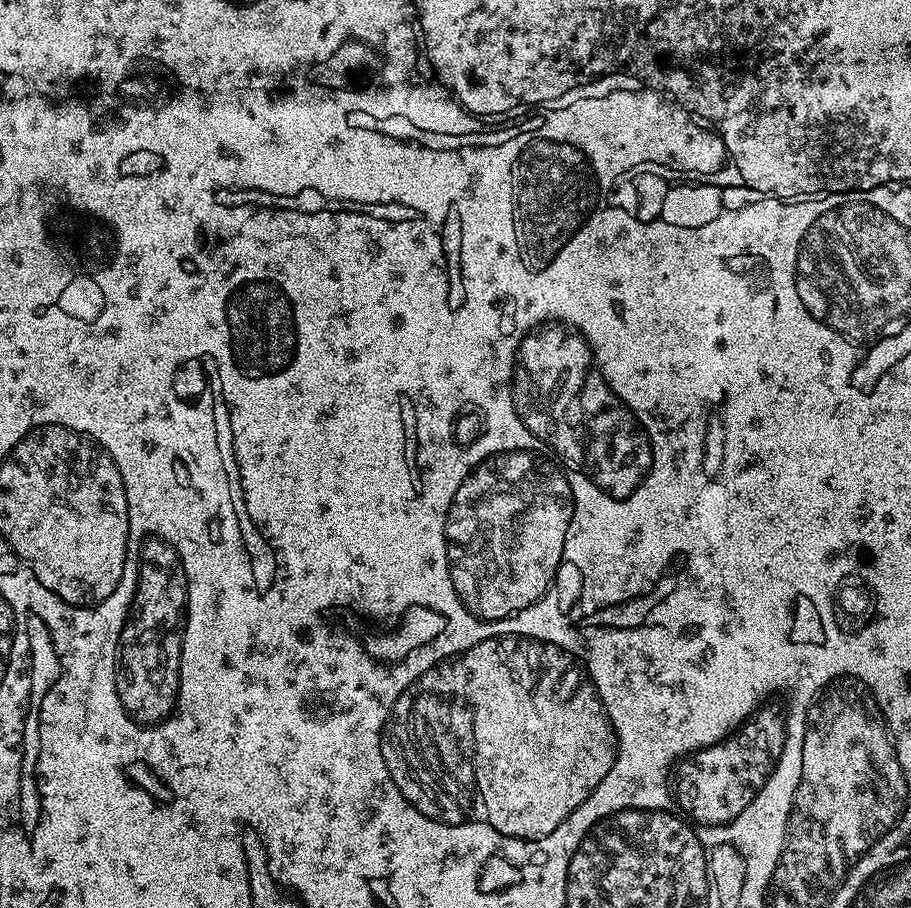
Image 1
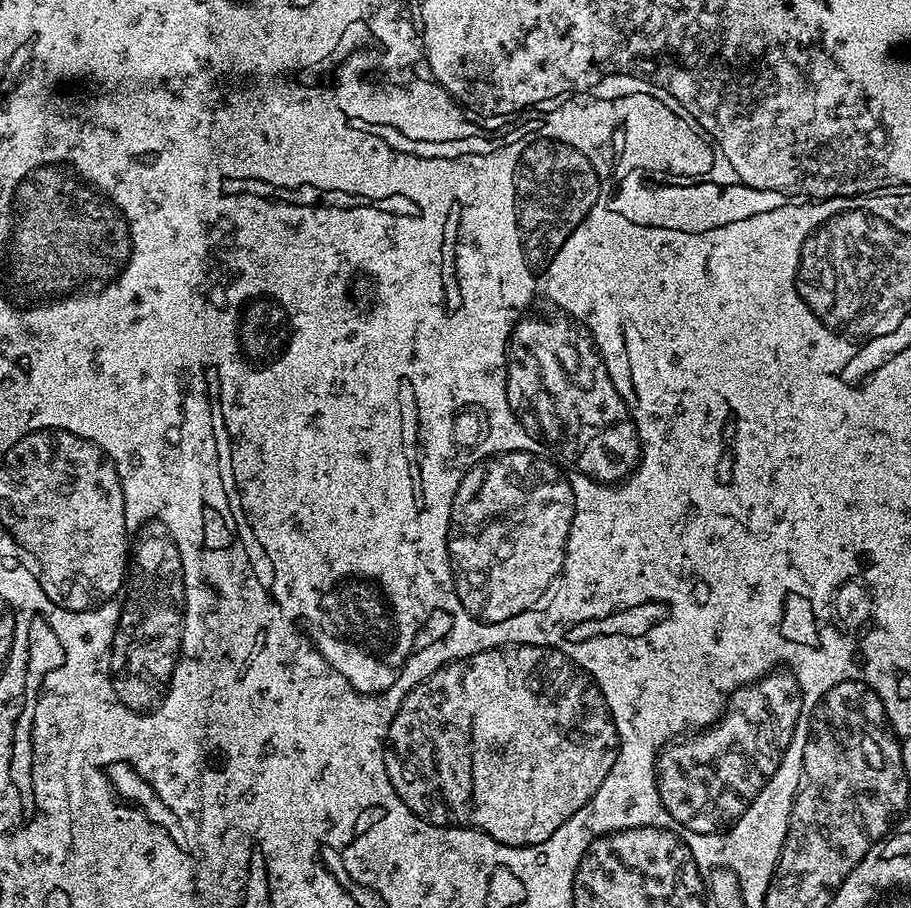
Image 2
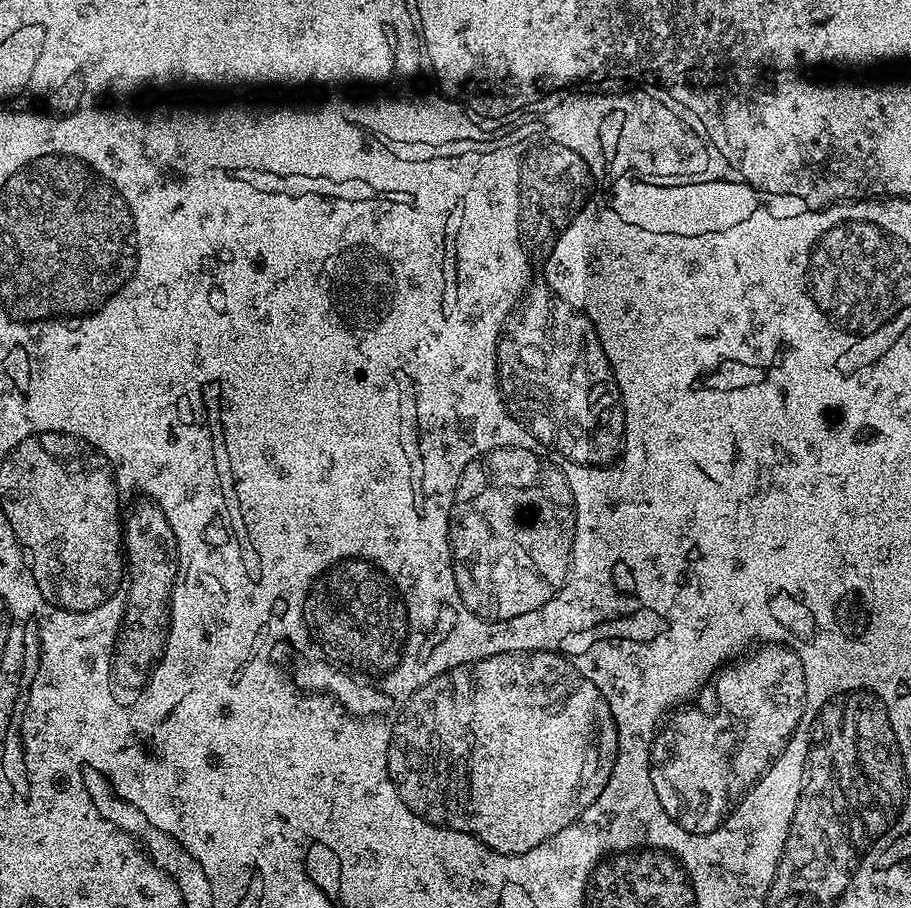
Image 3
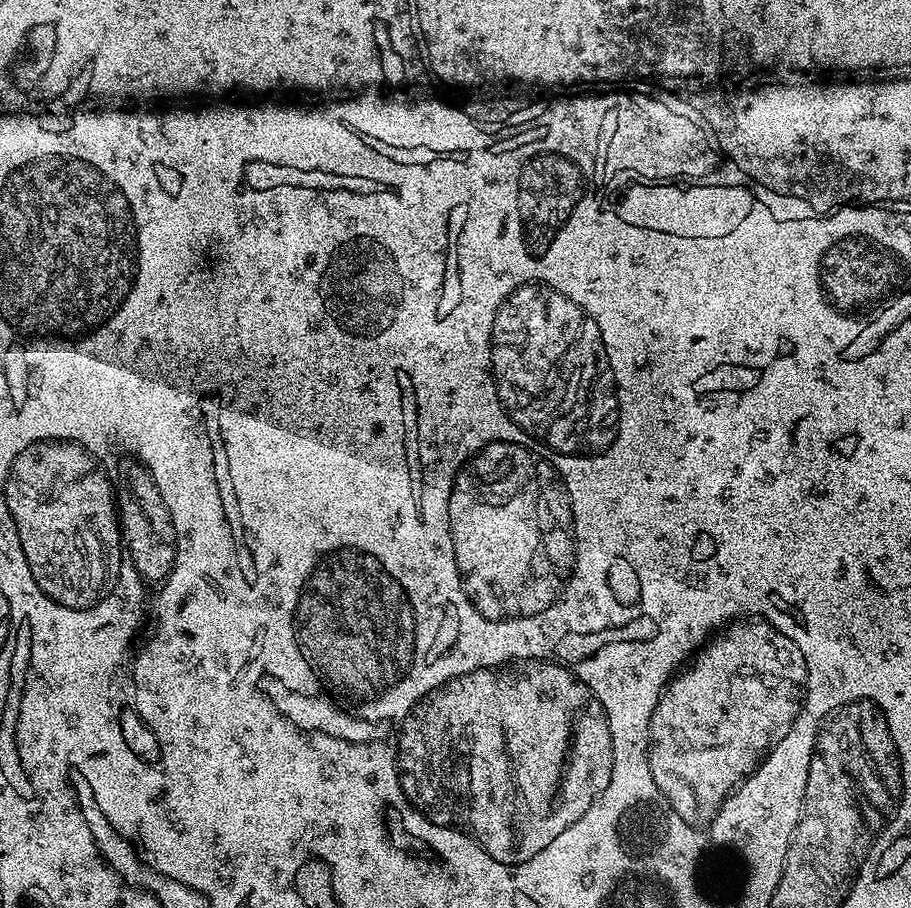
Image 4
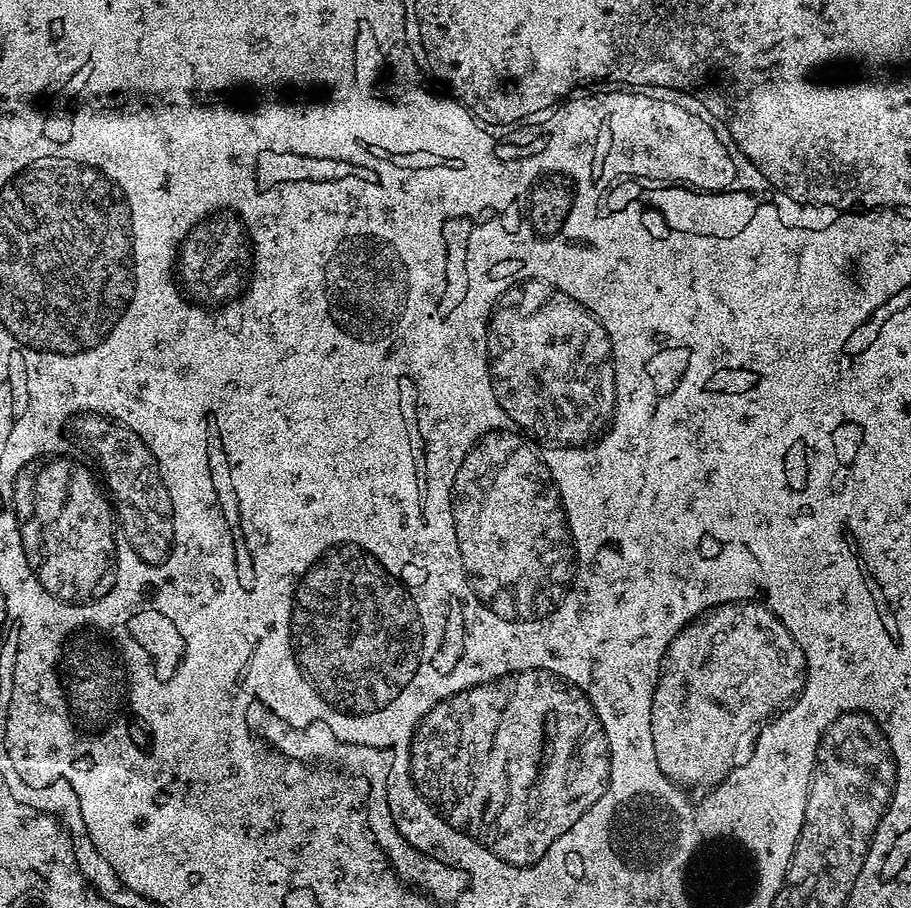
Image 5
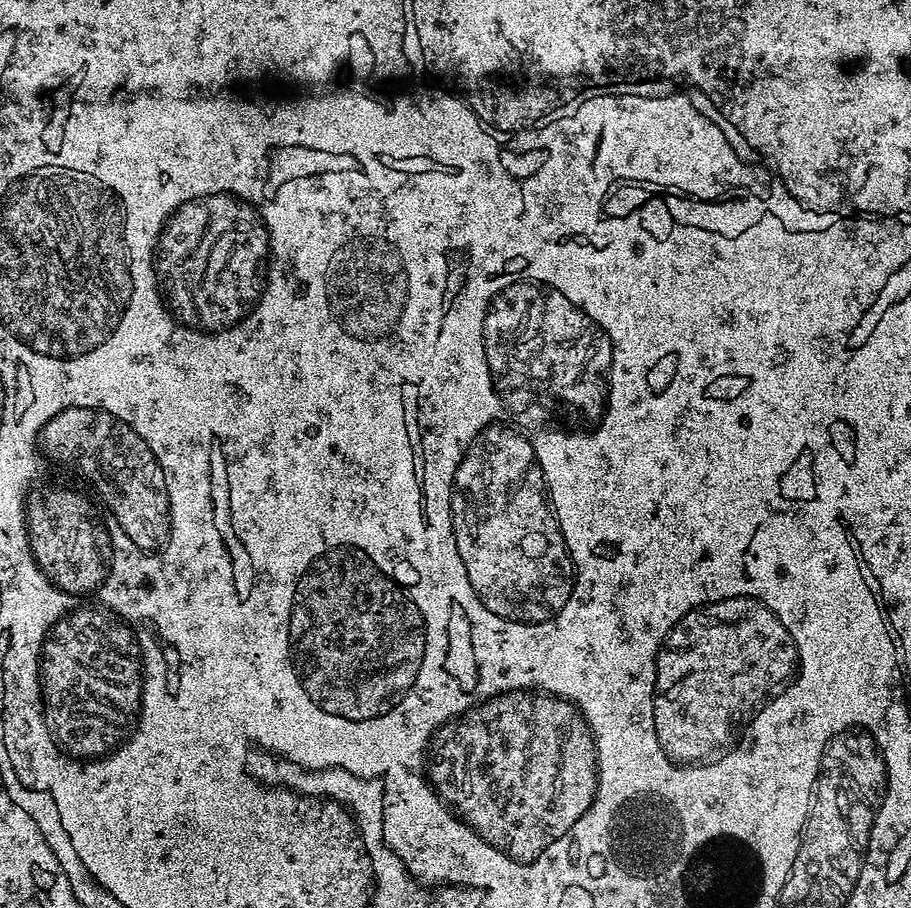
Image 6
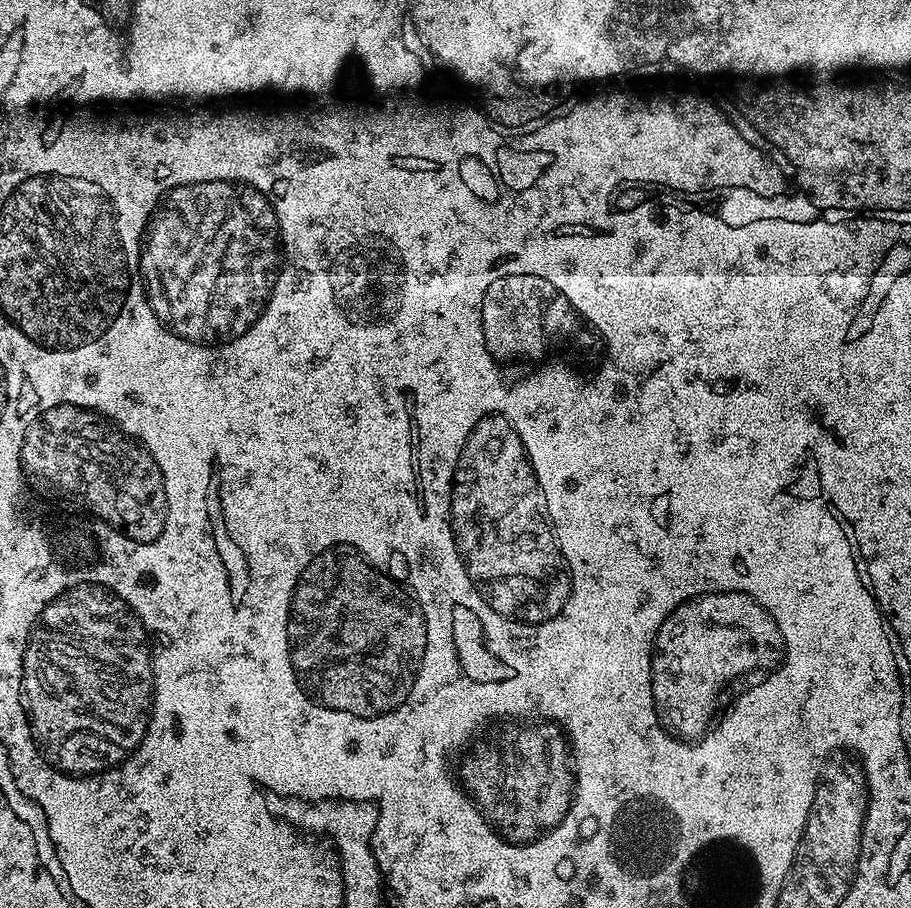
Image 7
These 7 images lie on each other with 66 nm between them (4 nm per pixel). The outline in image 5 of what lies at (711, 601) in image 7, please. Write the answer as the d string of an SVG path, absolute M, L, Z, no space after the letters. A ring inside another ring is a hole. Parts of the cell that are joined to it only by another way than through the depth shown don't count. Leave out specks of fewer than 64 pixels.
M741 602L738 604L719 604L717 608L710 608L702 616L697 616L670 642L672 652L680 652L680 785L681 789L704 788L715 789L738 766L745 764L750 754L756 752L756 739L760 729L773 719L786 705L795 701L804 689L804 678L808 667L804 661L804 651L798 646L795 639L782 626L780 618L759 602Z

